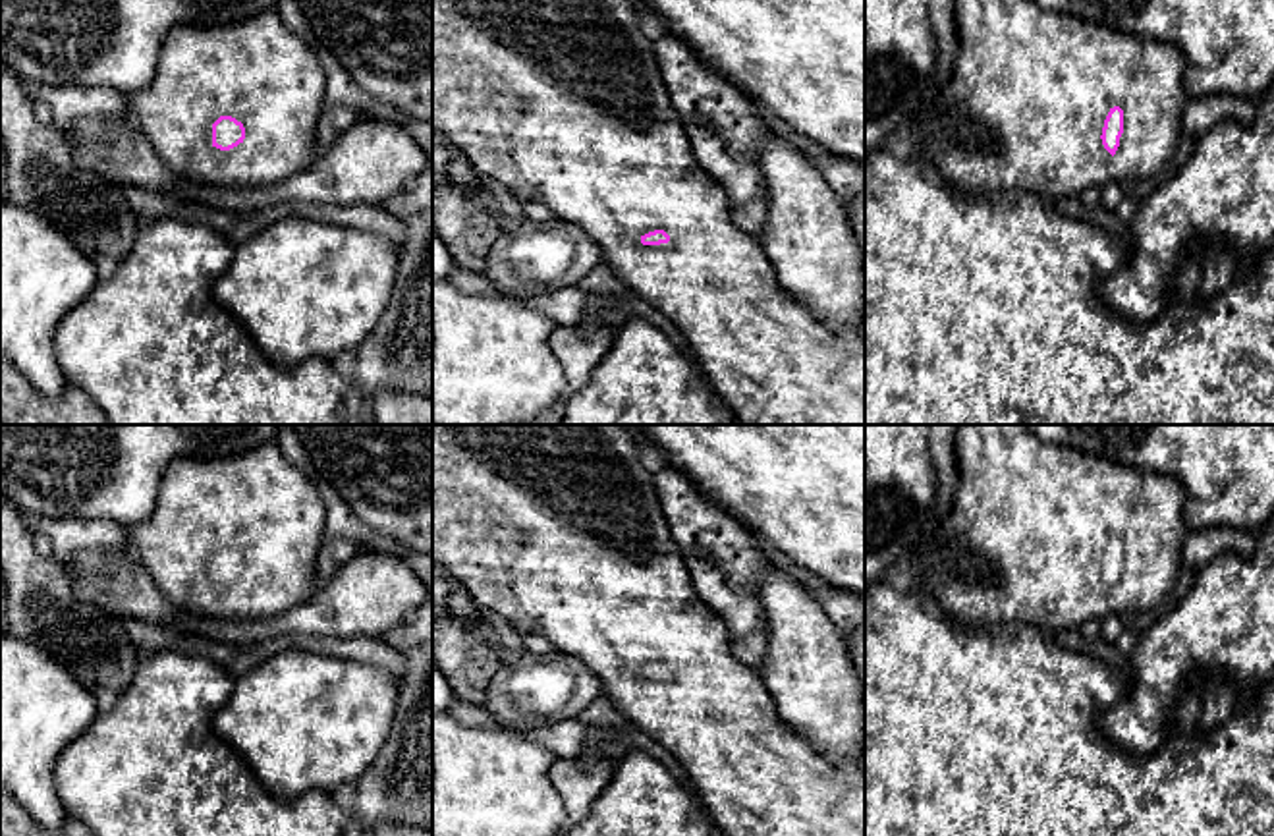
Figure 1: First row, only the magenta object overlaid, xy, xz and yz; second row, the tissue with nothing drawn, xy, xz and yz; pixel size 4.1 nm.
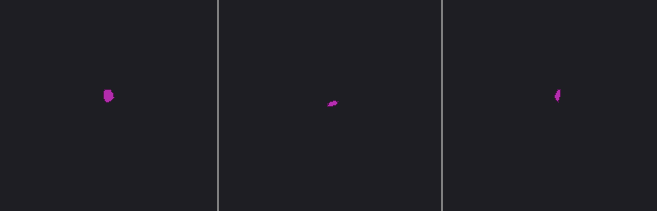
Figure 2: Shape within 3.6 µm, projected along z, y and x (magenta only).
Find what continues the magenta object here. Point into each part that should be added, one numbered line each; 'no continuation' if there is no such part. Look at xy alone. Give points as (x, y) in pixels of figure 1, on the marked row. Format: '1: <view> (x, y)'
1: xy (259, 72)

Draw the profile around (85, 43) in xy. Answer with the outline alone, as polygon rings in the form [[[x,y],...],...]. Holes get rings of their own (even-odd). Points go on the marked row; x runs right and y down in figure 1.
[[[0,0],[0,64],[21,81],[50,87],[112,87],[135,95],[152,83],[160,48],[174,27],[230,25],[274,6],[276,0]]]

